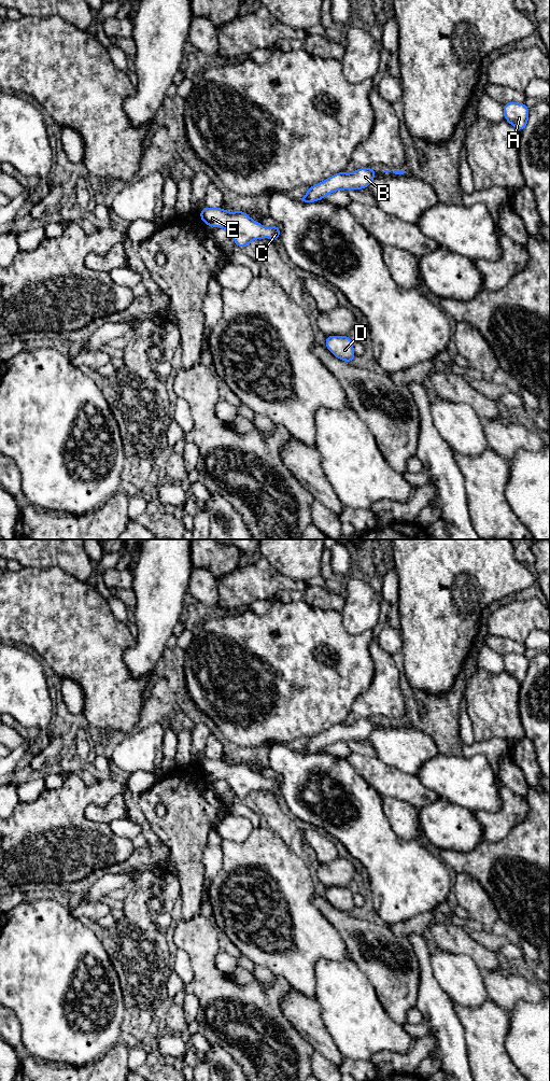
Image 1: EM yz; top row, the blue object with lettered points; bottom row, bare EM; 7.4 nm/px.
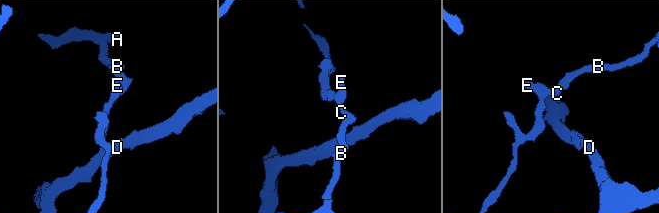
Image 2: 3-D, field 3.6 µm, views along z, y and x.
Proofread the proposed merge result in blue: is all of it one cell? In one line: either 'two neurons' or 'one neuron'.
one neuron

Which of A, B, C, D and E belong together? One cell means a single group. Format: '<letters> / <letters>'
A B C D E

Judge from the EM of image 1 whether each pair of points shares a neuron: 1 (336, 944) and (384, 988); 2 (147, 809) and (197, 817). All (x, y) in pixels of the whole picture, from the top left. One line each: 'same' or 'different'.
1: different
2: same

